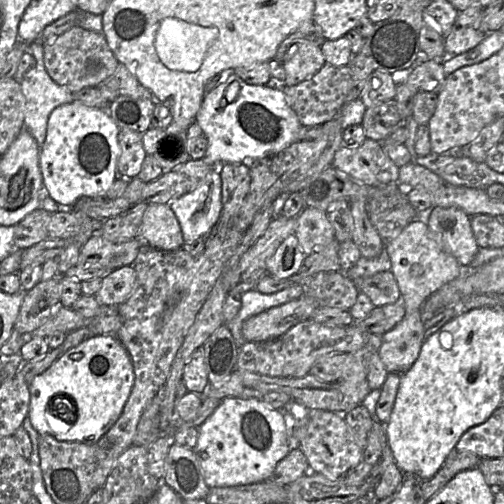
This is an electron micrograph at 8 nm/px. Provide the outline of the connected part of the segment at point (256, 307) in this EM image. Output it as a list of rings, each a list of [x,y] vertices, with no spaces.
[[[289,288],[276,293],[261,293],[257,290],[248,290],[242,295],[241,307],[236,316],[227,323],[237,347],[241,347],[245,340],[242,335],[242,326],[249,317],[266,311],[270,308],[283,305],[290,300]]]

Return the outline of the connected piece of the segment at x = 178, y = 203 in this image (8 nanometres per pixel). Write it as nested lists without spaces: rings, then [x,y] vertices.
[[[213,168],[198,187],[169,203],[180,225],[184,244],[205,237],[216,224],[222,210],[221,190],[219,168]]]

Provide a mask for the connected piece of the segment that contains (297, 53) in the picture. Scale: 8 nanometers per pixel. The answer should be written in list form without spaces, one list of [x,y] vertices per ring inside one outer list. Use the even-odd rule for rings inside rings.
[[[305,39],[297,40],[288,47],[284,57],[285,85],[294,86],[310,79],[325,63],[325,58],[319,45]]]

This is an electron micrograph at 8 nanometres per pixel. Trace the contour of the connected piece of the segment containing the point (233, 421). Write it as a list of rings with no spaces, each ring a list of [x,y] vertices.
[[[228,397],[197,427],[198,437],[194,451],[198,457],[206,484],[212,487],[229,487],[254,484],[269,480],[277,463],[290,451],[290,441],[281,410],[274,409],[261,399]]]

